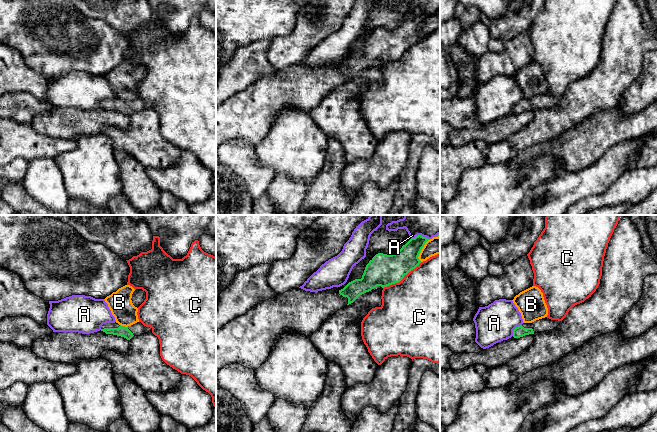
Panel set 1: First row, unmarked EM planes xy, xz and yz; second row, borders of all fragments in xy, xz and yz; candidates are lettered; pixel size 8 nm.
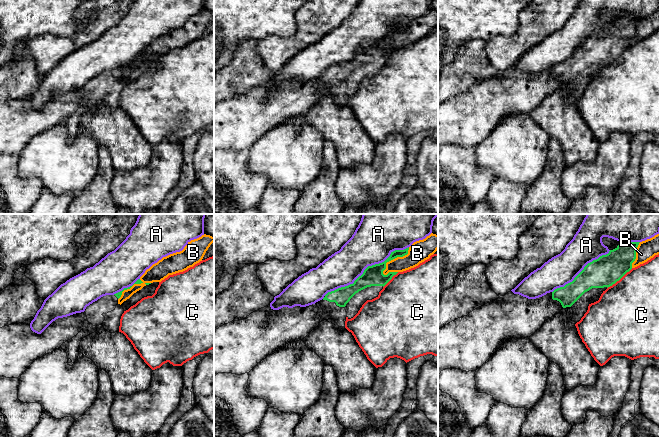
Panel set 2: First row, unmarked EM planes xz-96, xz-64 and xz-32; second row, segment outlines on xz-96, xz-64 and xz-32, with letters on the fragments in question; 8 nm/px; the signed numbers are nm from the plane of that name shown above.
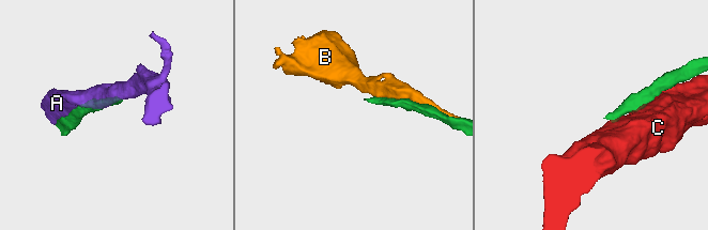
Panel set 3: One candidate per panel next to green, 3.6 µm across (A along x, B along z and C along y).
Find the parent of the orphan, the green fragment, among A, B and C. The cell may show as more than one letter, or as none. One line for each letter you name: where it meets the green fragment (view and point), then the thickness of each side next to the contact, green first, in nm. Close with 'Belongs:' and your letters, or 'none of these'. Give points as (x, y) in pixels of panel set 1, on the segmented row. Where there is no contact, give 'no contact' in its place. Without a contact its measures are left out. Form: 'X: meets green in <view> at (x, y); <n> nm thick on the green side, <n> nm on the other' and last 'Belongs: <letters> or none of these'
Belongs: none of these

